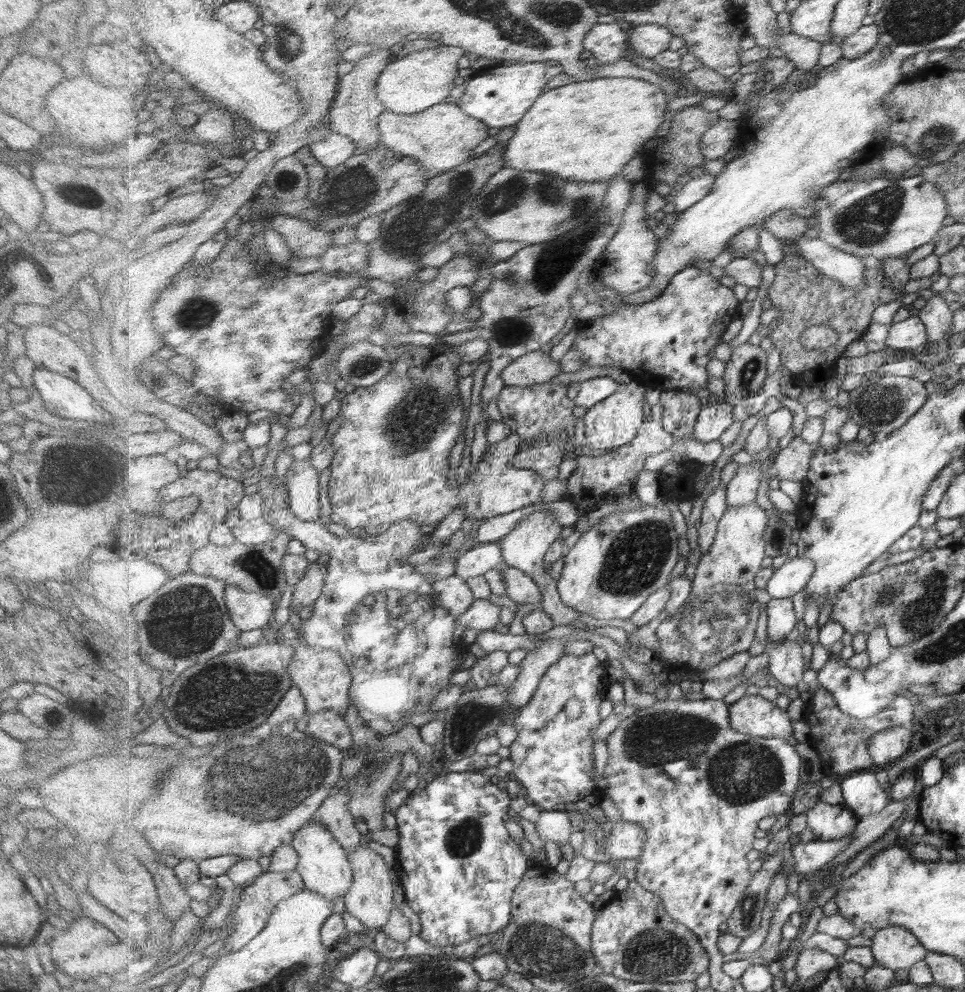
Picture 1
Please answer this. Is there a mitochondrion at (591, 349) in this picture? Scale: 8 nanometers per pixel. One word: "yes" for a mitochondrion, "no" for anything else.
no

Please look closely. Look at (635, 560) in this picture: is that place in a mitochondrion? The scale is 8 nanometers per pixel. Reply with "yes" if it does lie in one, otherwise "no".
yes

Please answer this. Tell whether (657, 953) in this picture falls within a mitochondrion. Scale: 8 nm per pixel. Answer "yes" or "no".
yes

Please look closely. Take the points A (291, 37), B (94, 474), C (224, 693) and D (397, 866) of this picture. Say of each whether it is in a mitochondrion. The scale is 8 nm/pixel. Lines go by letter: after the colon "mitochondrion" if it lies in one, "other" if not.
A: mitochondrion
B: mitochondrion
C: mitochondrion
D: other

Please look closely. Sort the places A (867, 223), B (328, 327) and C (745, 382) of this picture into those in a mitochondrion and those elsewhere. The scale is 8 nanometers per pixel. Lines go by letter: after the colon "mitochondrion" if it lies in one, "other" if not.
A: mitochondrion
B: other
C: other

